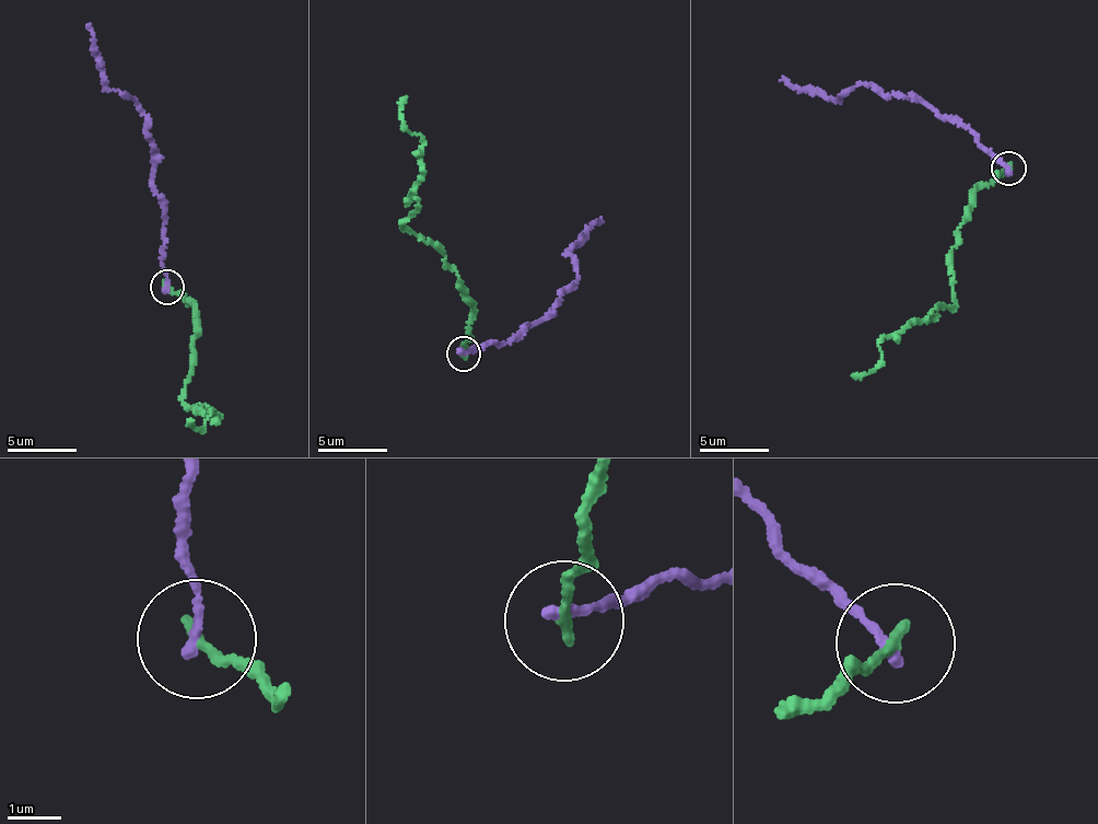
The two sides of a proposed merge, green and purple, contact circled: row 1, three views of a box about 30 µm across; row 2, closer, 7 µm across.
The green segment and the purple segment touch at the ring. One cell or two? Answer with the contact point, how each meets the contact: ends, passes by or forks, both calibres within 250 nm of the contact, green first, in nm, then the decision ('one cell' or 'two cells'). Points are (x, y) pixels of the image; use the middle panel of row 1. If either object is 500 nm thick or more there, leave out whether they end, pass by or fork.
at (463, 354); green ends there; purple ends there; 190 nm thick on the green side, 190 nm on the other; two cells

